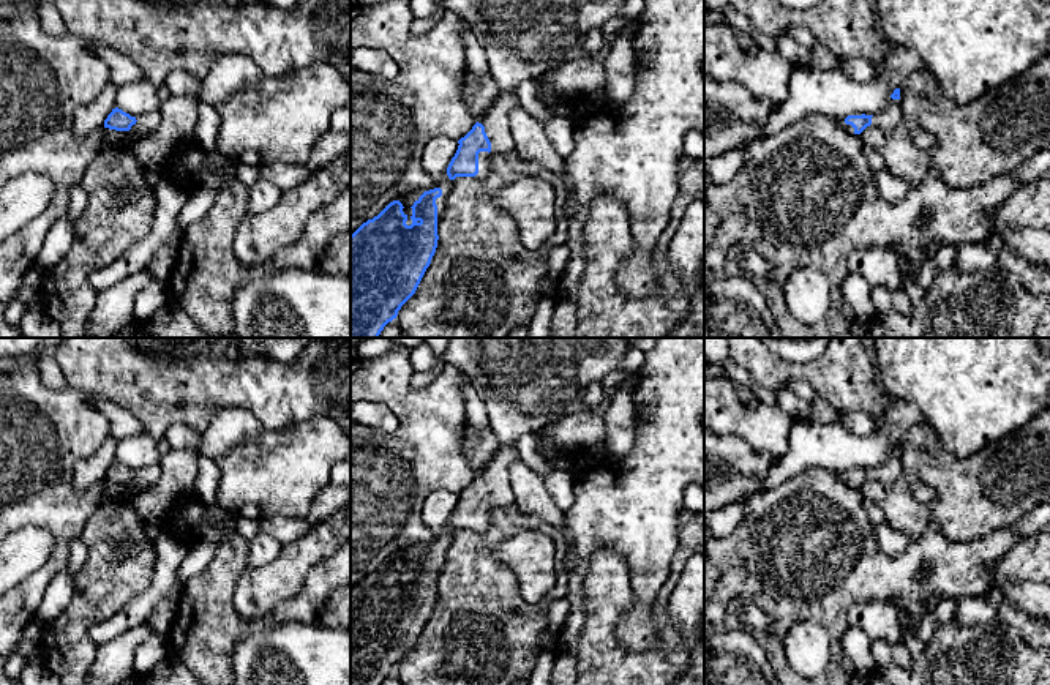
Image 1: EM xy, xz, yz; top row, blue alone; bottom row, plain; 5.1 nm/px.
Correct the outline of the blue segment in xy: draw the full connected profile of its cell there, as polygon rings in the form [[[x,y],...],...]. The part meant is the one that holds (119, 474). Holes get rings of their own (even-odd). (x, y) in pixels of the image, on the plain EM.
[[[115,461],[104,474],[104,481],[115,485],[129,485],[133,483],[141,491],[153,486],[158,481],[159,472],[156,467],[144,467],[131,470],[122,462]]]

